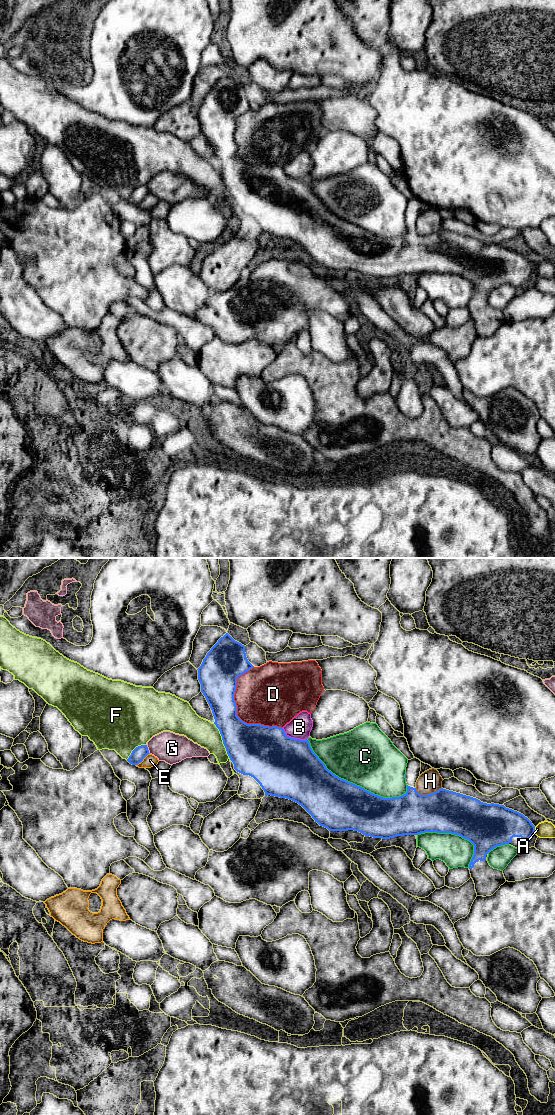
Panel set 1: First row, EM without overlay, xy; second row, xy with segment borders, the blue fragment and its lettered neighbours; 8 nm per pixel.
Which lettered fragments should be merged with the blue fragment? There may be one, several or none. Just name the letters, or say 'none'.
none

